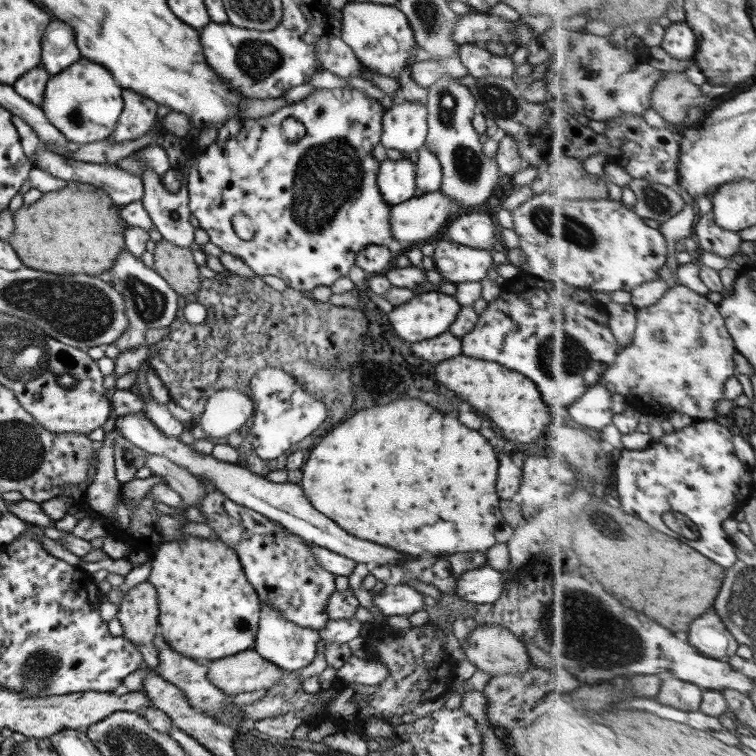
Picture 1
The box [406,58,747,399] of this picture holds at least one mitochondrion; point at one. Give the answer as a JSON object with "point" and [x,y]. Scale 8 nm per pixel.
{"point":[567,357]}

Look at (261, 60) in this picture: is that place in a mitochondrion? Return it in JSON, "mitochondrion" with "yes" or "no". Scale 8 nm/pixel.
{"mitochondrion":"yes"}

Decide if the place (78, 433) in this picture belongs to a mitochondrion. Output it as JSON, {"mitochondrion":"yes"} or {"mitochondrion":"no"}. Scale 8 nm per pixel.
{"mitochondrion":"no"}

